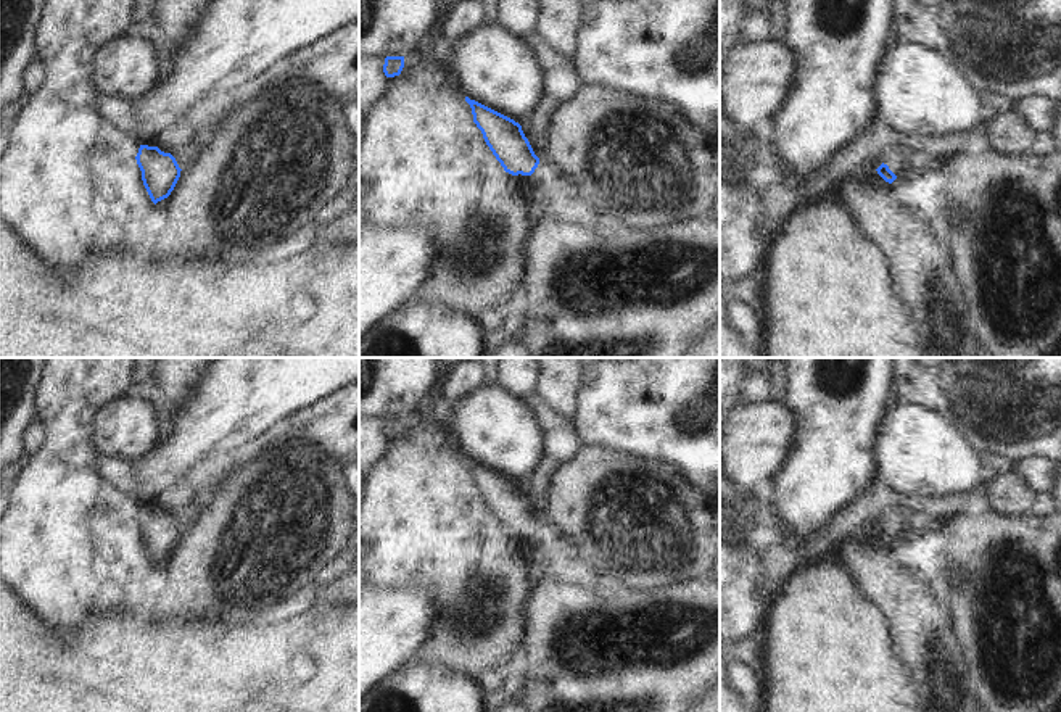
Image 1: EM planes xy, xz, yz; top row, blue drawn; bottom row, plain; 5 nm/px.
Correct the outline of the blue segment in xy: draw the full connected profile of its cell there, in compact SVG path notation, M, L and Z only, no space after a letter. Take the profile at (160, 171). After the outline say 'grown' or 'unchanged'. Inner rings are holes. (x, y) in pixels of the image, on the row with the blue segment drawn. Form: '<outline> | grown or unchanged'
M224 110L203 129L195 132L195 139L185 155L172 156L171 153L161 151L158 147L140 145L135 159L142 171L143 185L155 205L171 195L180 177L180 171L187 169L196 158L198 151L213 140L219 122L227 111L229 110Z | grown

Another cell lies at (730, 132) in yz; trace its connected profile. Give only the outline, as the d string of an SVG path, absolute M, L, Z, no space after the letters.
M720 114L720 143L729 145L739 140L742 129Z

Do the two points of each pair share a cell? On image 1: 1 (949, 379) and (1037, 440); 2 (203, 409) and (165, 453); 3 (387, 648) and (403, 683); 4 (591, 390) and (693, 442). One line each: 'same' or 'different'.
1: same
2: same
3: different
4: same

